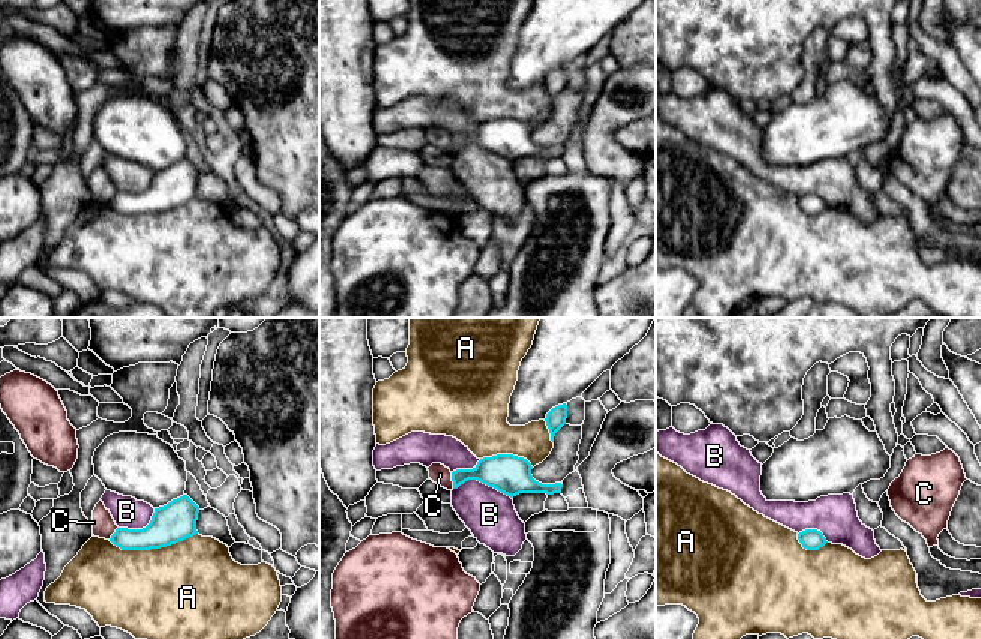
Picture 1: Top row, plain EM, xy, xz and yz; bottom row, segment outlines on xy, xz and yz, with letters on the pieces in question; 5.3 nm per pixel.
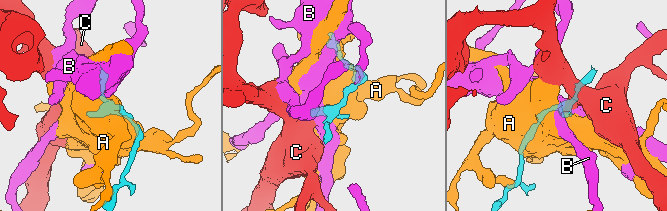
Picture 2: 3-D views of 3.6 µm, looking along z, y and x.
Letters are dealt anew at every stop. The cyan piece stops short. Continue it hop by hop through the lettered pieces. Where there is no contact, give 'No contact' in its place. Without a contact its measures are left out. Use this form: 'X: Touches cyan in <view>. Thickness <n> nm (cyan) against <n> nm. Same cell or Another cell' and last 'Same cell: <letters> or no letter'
A: Touches cyan in xy. Thickness 220 nm (cyan) against 480 nm. Another cell
B: Touches cyan in xz. Thickness 220 nm (cyan) against 280 nm. Another cell
C: Touches cyan in xz. Thickness 170 nm (cyan) against 100 nm. Another cell
Same cell: no letter

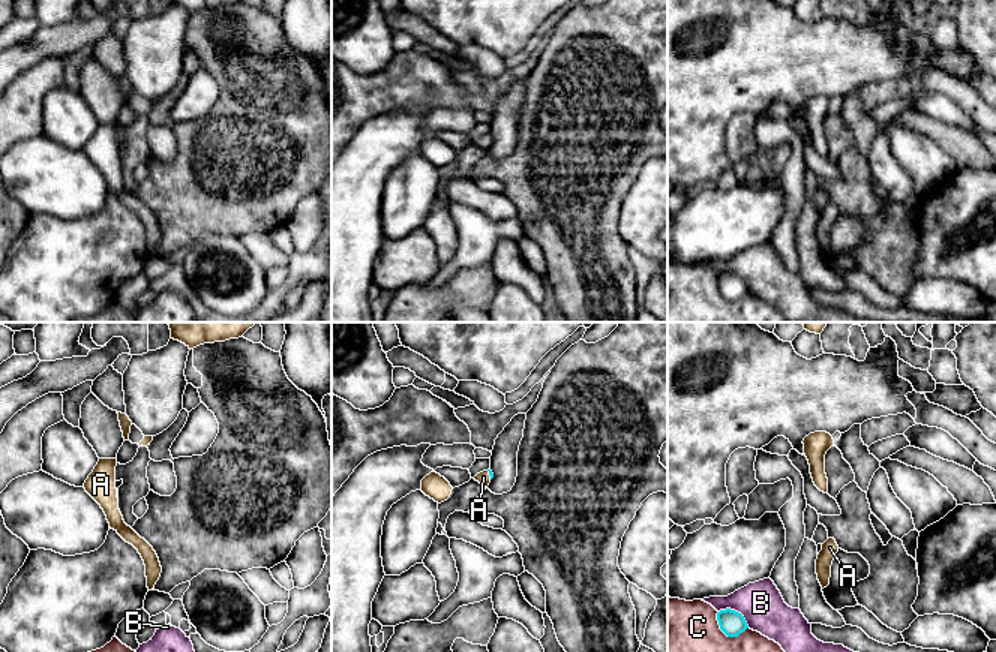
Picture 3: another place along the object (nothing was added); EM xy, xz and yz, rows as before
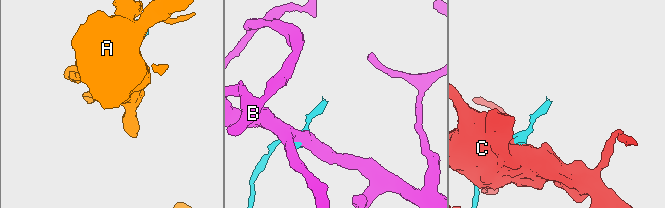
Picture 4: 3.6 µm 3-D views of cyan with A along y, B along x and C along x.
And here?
A: Touches cyan in xz. Thickness 20 nm (cyan) against 70 nm. Same cell
B: Touches cyan in yz. Thickness 140 nm (cyan) against 240 nm. Another cell
C: Touches cyan in yz. Thickness 140 nm (cyan) against 480 nm. Another cell
Same cell: A

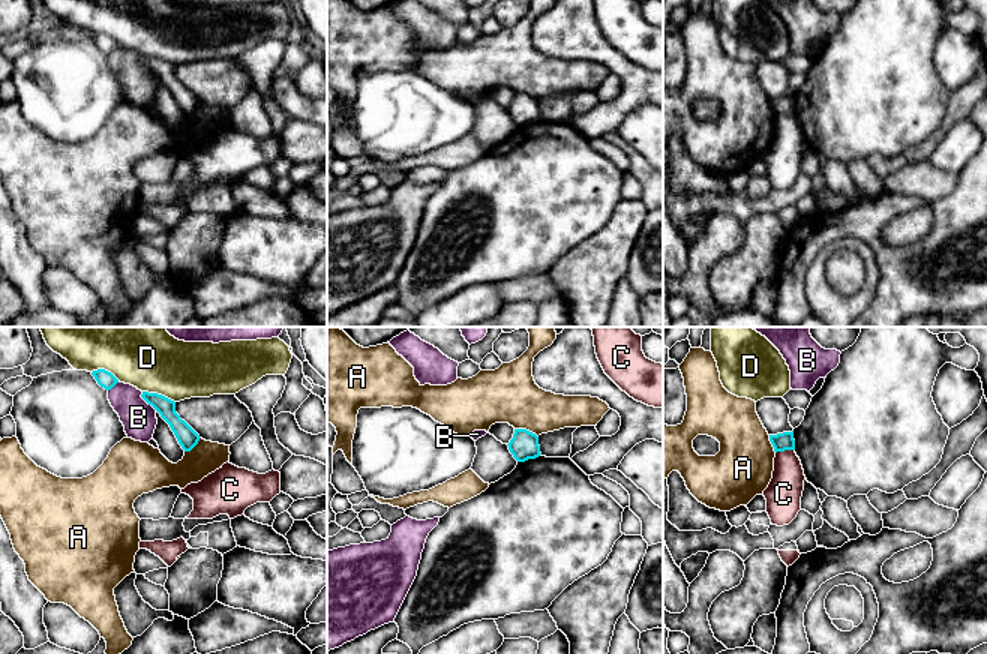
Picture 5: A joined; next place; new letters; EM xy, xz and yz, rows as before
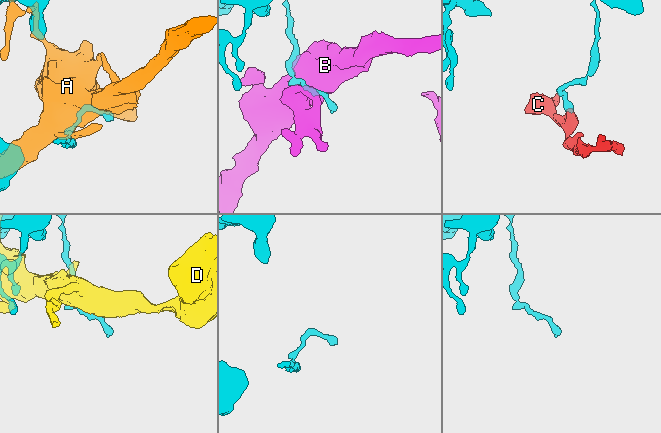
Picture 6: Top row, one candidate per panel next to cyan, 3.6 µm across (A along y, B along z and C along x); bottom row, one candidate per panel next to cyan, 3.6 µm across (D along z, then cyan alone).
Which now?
A: Touches cyan in xz. Thickness 150 nm (cyan) against 300 nm. Another cell
B: Touches cyan in xy. Thickness 100 nm (cyan) against 180 nm. Another cell
C: Touches cyan in yz. Thickness 100 nm (cyan) against 190 nm. Another cell
D: Touches cyan in xy. Thickness 100 nm (cyan) against 320 nm. Another cell
Same cell: no letter

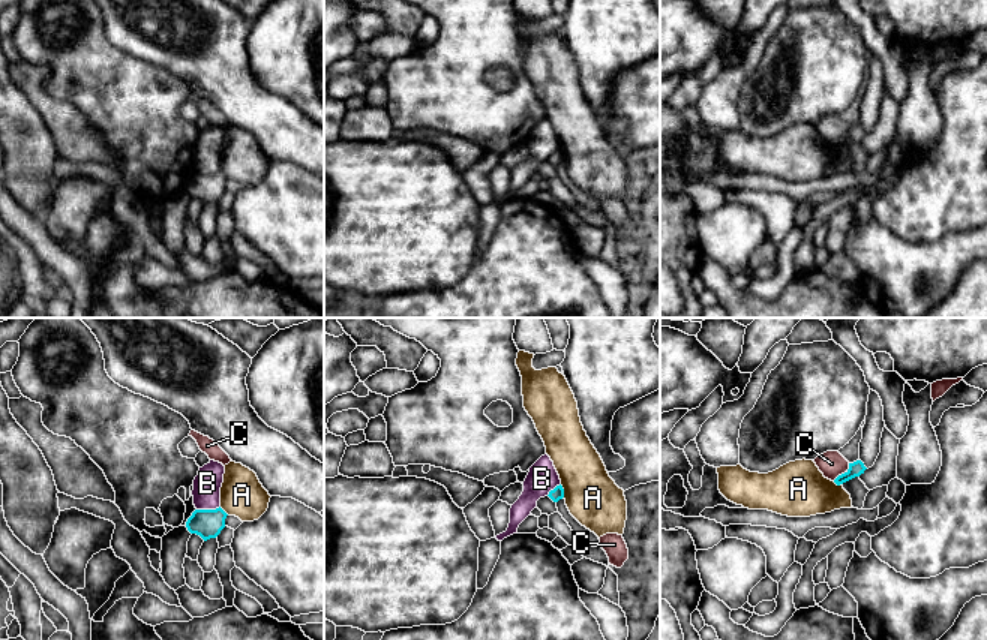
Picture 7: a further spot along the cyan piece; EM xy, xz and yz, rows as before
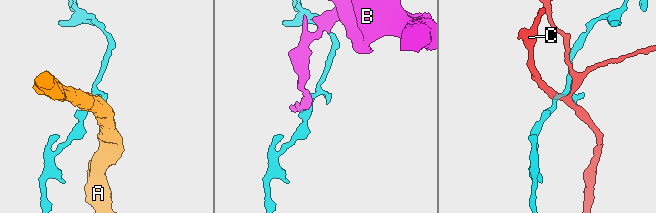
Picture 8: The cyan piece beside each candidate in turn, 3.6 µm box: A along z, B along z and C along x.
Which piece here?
A: Touches cyan in xz. Thickness 70 nm (cyan) against 280 nm. Another cell
B: Touches cyan in xy. Thickness 160 nm (cyan) against 150 nm. Another cell
C: Touches cyan in yz. Thickness 80 nm (cyan) against 140 nm. Another cell
Same cell: no letter

